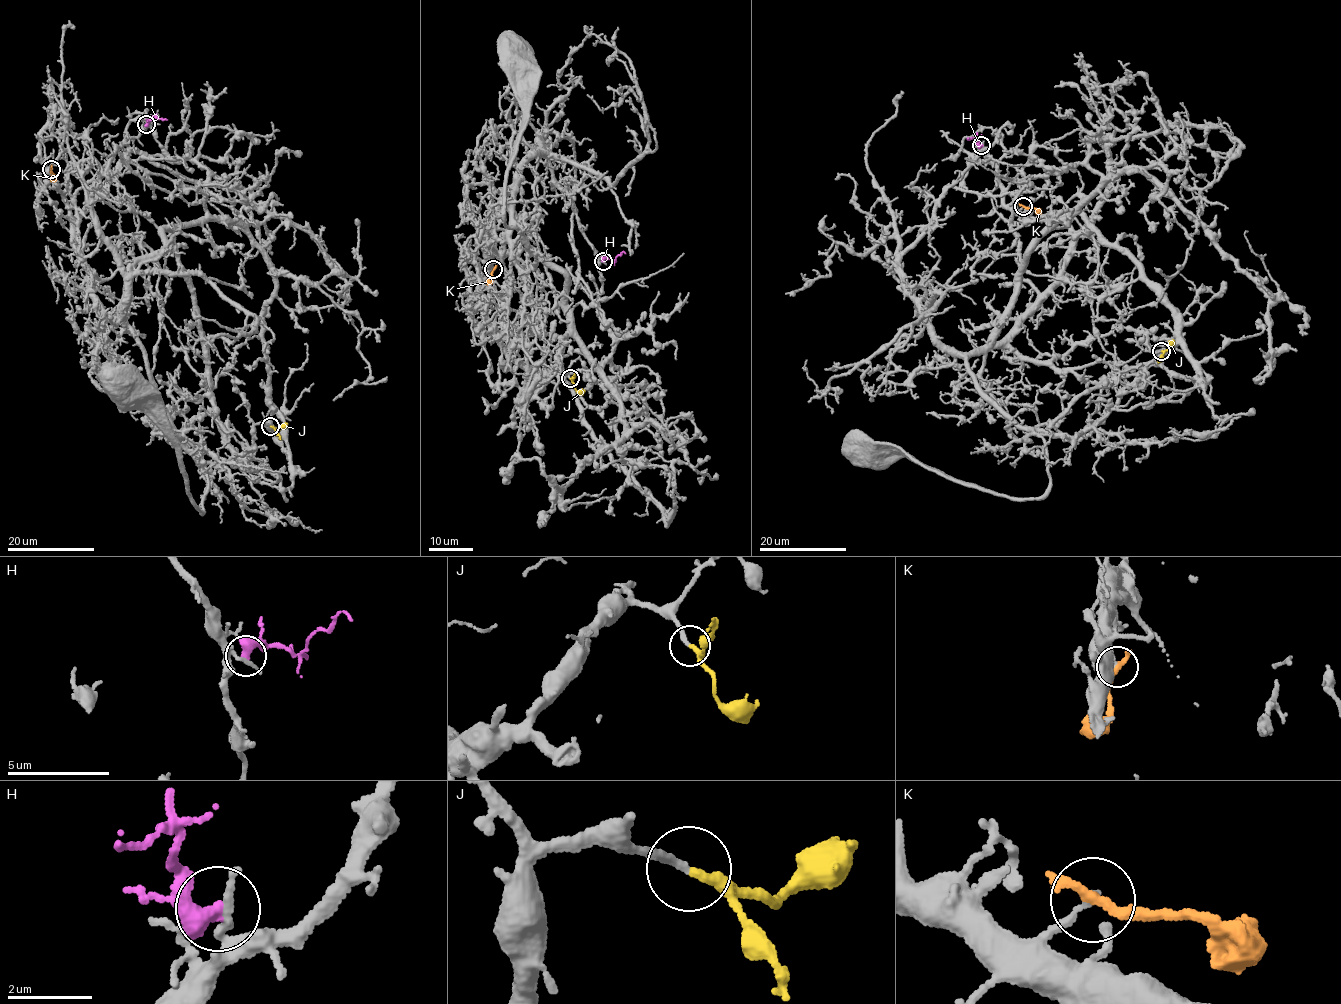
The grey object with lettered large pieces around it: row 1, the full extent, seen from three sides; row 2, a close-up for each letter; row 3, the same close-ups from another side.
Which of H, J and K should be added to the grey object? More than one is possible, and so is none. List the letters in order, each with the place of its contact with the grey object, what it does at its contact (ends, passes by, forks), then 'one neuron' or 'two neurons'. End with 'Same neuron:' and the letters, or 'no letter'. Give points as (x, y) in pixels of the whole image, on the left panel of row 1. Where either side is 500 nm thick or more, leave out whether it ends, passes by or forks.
H: (146, 124) | it passes by | two neurons
J: (270, 426) | it ends | one neuron
K: (51, 169) | it ends | two neurons
Same neuron: J

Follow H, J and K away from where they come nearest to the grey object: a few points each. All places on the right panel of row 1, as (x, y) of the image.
H: (982, 145), (976, 137), (969, 137)
J: (1161, 351), (1169, 350), (1173, 339)
K: (1024, 206), (1041, 212)

